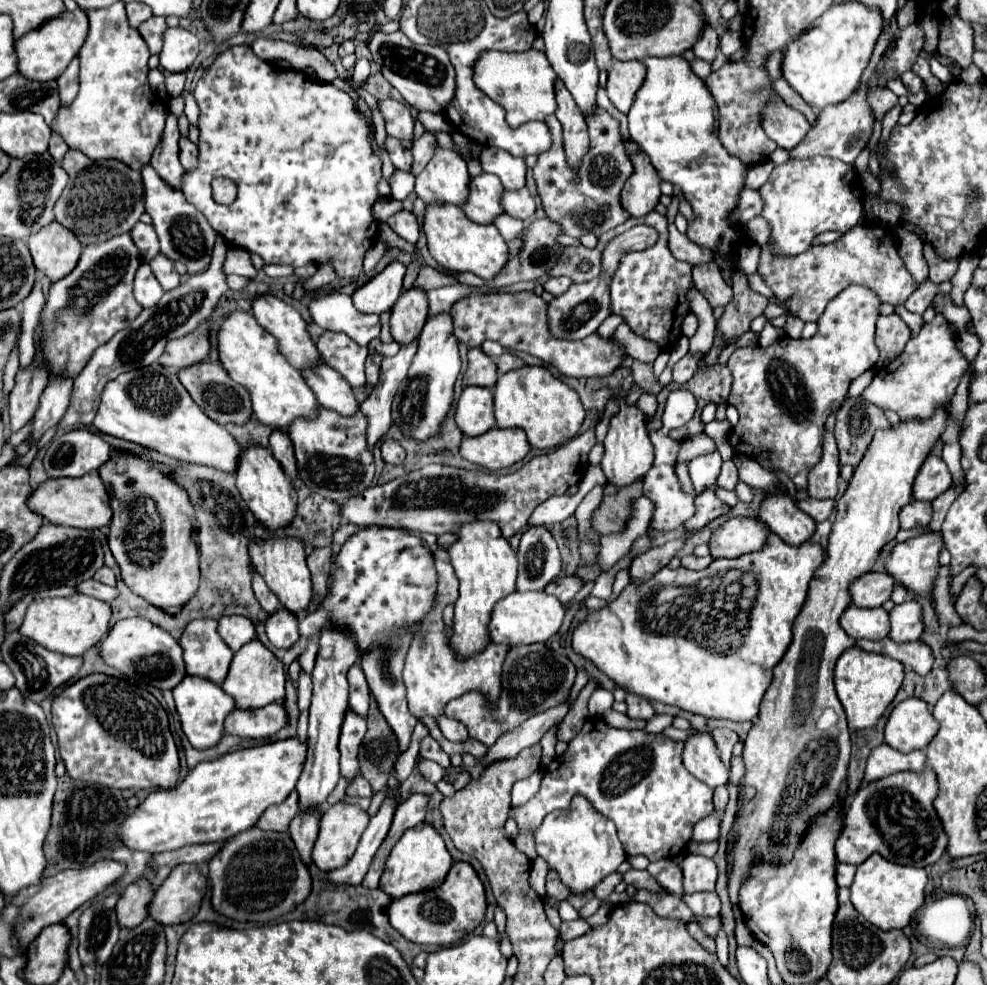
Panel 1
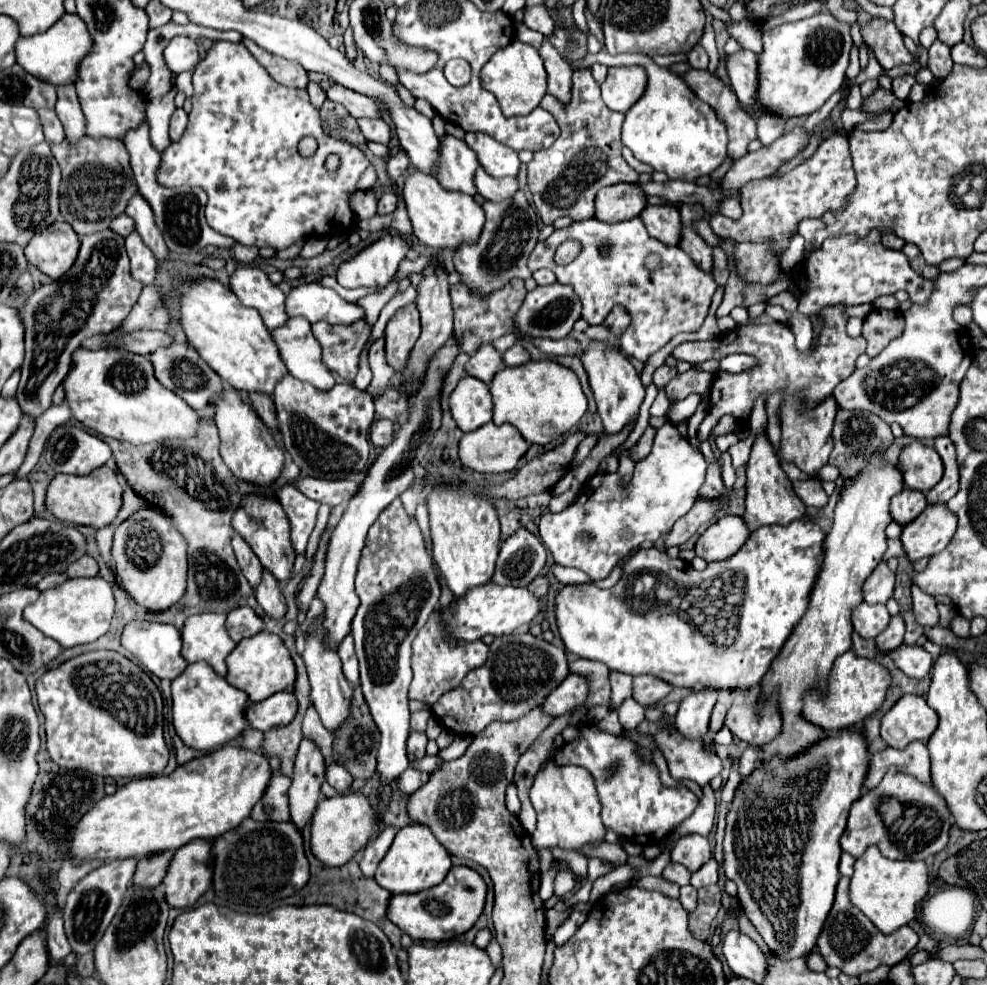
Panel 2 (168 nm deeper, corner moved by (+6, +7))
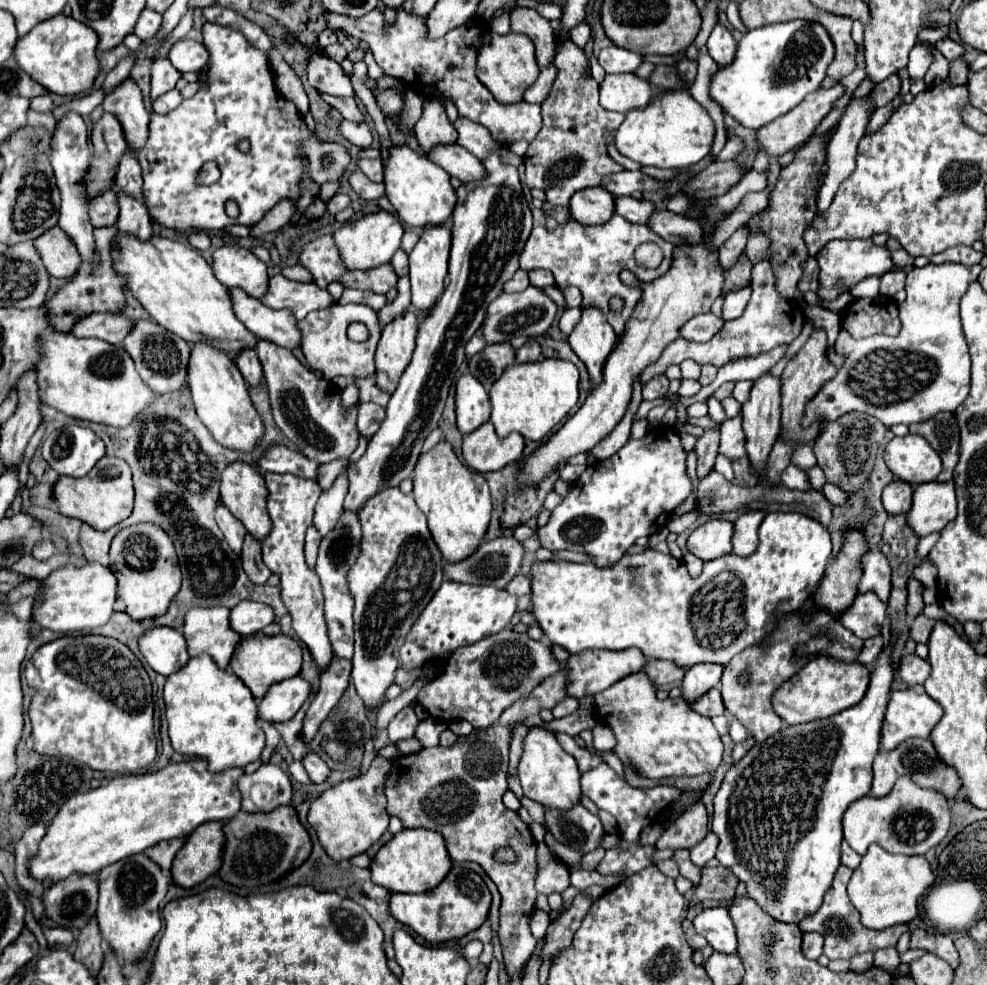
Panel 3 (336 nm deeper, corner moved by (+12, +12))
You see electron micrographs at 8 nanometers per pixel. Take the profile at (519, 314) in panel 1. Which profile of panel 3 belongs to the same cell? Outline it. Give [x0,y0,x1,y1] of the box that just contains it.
[466,332,486,358]

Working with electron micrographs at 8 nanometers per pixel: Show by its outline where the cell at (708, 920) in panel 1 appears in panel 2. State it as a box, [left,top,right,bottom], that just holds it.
[680,885,698,911]

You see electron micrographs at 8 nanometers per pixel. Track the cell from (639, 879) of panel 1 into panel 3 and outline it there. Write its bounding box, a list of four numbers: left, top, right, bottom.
[544,804,604,854]

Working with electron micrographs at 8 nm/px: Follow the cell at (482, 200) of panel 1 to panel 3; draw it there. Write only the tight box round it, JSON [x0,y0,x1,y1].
[414,96,456,152]

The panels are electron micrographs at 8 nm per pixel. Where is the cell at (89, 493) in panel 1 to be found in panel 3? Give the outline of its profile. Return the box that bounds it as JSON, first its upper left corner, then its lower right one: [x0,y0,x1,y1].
[54,456,134,530]

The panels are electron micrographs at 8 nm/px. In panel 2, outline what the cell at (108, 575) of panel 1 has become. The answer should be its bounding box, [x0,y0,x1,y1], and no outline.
[66,555,98,577]

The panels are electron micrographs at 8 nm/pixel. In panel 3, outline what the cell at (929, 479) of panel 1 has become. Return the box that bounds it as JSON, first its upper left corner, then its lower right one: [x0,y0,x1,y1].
[884,434,942,484]

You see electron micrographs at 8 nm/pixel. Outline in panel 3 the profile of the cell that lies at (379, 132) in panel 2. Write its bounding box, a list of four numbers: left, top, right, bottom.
[318,92,364,122]

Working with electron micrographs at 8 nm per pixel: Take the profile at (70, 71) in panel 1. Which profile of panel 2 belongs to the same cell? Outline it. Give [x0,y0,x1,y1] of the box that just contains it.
[56,85,84,141]

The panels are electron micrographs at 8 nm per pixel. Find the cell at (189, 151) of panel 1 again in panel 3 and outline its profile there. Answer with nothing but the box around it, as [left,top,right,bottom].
[152,88,182,114]

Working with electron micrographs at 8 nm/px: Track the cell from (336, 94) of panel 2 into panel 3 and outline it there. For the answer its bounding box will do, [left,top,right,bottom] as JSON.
[308,52,354,96]

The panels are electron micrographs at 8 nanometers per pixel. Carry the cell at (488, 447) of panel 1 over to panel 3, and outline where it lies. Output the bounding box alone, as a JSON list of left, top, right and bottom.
[462,422,524,472]

